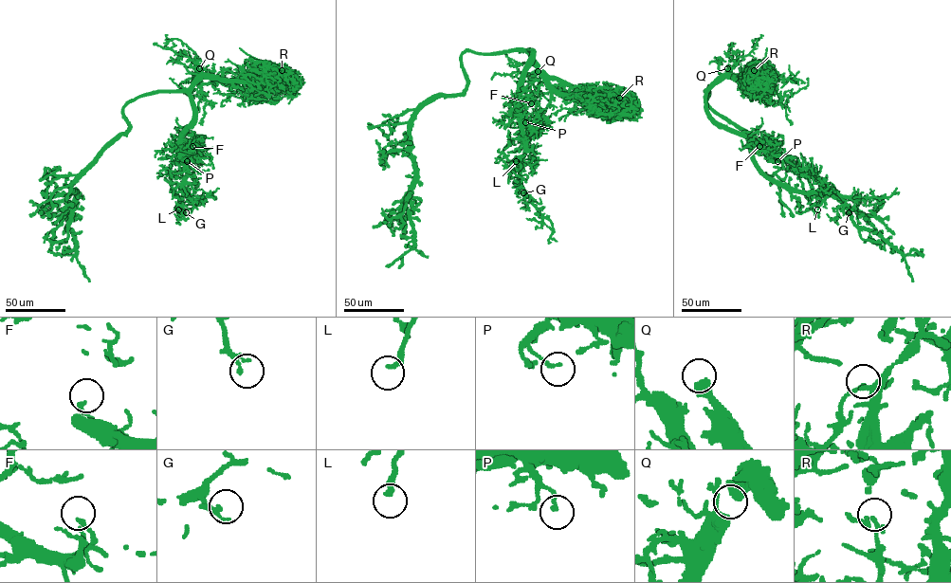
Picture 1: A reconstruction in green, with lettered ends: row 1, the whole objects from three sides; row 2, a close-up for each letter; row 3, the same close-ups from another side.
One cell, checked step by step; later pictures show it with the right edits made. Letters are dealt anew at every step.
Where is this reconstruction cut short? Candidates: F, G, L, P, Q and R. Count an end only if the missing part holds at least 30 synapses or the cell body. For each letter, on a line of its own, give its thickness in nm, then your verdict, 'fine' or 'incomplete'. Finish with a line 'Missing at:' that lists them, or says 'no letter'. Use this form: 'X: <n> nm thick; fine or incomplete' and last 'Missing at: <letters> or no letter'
F: 190 nm thick; fine
G: 150 nm thick; fine
L: 260 nm thick; fine
P: 150 nm thick; fine
Q: 500 nm thick; incomplete
R: 170 nm thick; fine
Missing at: Q

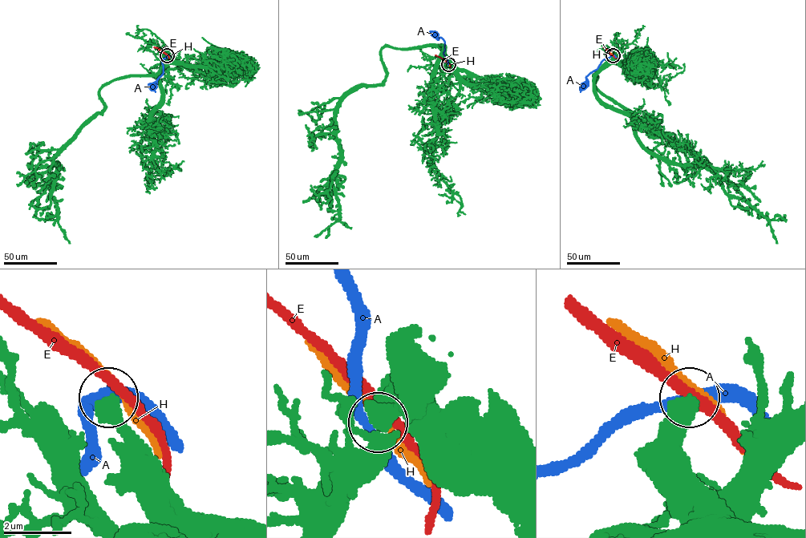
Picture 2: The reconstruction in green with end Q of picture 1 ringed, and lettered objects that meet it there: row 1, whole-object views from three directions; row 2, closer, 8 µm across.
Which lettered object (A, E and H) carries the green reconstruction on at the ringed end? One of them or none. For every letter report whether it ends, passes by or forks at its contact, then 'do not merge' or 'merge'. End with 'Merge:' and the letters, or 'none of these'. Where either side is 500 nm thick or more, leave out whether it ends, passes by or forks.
A: do not merge
E: do not merge
H: do not merge
Merge: none of these

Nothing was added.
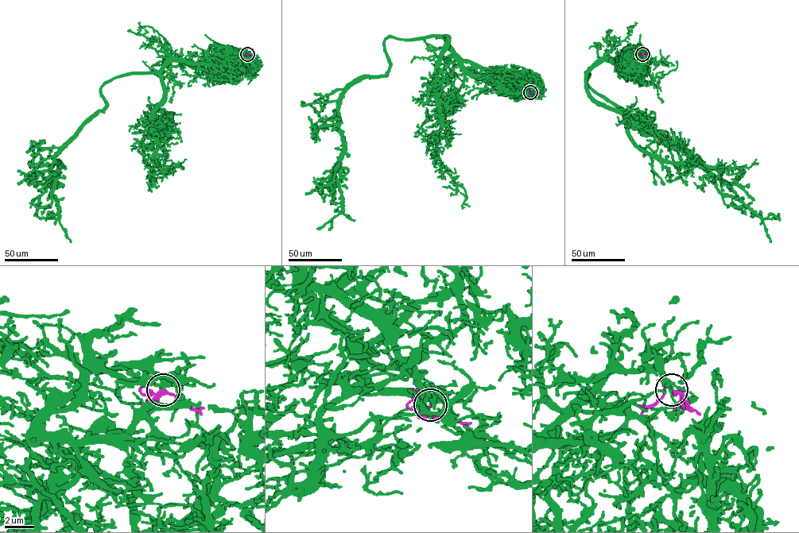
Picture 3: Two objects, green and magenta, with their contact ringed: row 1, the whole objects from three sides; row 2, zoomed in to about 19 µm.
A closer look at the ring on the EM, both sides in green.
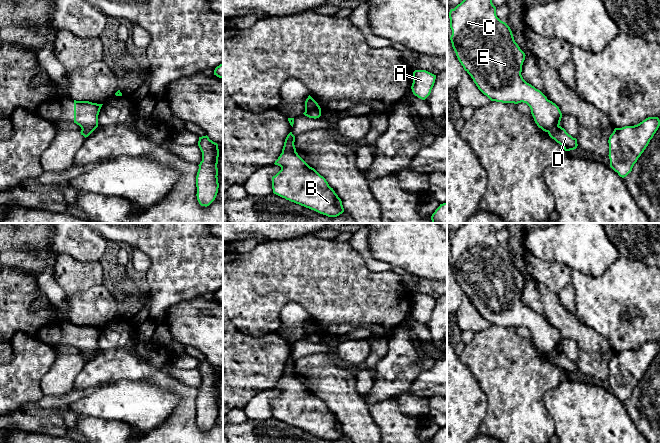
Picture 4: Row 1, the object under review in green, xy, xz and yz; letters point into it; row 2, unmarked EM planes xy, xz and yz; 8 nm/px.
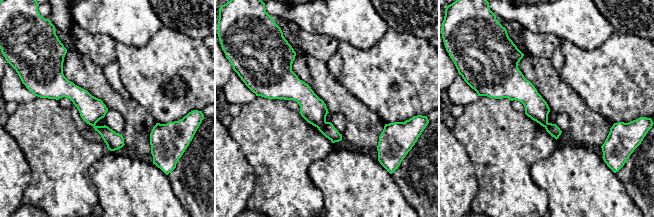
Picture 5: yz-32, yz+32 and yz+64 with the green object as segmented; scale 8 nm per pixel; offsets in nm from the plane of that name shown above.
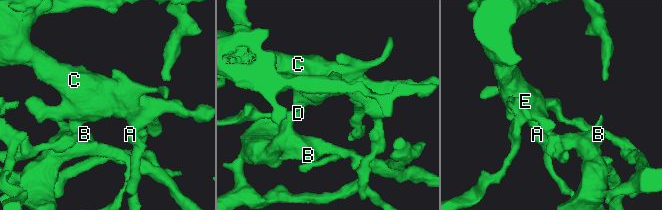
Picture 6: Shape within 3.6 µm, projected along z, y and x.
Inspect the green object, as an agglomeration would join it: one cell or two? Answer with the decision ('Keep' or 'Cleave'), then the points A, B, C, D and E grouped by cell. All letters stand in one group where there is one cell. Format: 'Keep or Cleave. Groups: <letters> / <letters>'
Cleave. Groups: A C E / B D

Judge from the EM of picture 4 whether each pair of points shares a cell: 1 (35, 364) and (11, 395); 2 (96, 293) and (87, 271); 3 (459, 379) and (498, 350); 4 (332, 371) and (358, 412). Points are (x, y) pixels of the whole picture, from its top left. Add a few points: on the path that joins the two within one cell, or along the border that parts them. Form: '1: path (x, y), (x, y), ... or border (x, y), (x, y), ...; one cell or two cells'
1: path (27, 372), (12, 387); one cell
2: border (100, 283), (71, 295); two cells
3: border (459, 356), (482, 390); two cells
4: path (332, 381), (339, 393), (348, 402); one cell

